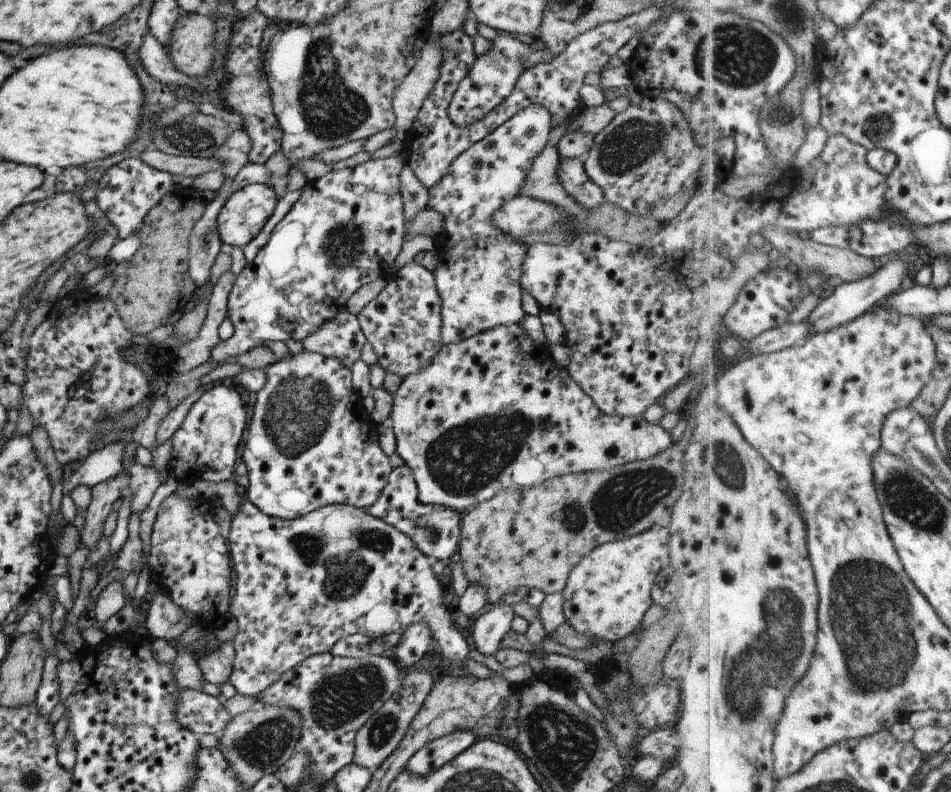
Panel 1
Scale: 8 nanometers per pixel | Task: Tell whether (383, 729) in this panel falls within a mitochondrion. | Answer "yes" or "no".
yes

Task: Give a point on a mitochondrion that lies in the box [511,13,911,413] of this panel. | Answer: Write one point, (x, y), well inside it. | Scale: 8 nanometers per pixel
(738, 55)

